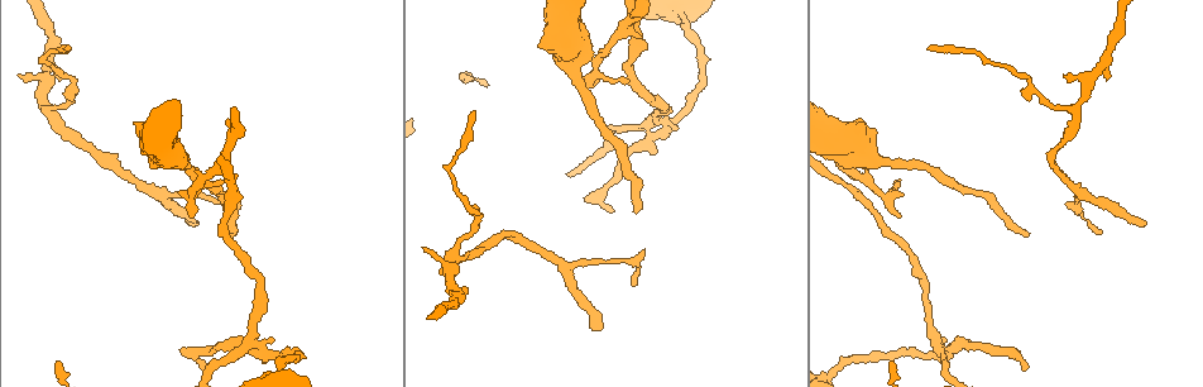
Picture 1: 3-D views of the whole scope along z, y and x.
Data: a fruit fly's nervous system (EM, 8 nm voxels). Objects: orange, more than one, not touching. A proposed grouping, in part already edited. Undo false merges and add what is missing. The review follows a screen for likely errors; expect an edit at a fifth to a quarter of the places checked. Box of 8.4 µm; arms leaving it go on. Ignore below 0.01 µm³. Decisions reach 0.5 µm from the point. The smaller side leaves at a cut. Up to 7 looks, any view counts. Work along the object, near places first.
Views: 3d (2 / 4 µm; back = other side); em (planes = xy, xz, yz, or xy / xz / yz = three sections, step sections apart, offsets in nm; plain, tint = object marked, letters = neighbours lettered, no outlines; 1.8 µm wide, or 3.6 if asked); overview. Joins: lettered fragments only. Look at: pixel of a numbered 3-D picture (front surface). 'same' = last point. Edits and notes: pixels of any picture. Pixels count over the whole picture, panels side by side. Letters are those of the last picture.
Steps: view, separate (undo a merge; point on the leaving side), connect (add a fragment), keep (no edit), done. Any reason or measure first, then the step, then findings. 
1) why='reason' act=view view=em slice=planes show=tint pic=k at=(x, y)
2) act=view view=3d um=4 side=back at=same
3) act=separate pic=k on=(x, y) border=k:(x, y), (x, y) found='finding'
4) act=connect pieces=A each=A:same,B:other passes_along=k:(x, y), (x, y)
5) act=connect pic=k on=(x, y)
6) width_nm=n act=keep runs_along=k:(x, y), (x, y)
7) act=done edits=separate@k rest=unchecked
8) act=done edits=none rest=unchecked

why='tapers out' act=view view=em slice=xy step=16 show=letters pic=1 at=(1028, 367)

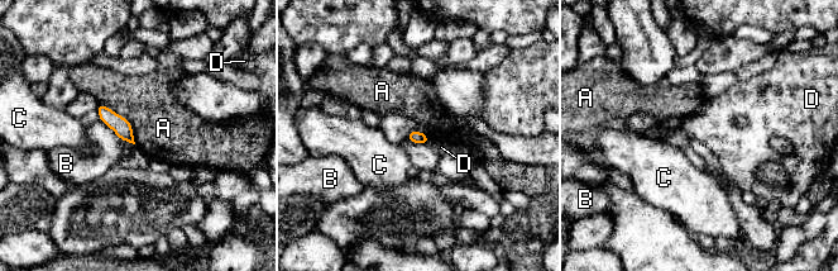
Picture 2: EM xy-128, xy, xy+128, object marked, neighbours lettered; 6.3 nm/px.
why='cut it another way' act=view view=em slice=planes show=letters at=same

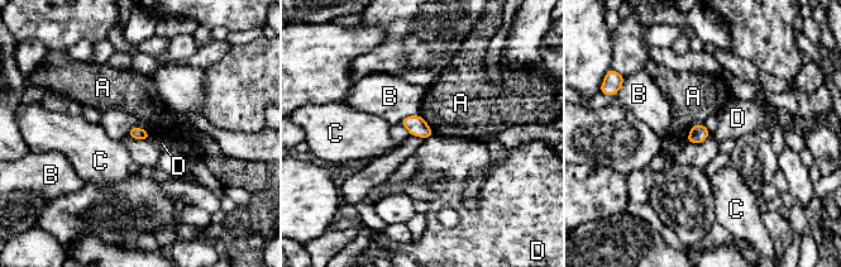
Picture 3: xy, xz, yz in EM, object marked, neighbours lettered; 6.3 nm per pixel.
act=keep each=A:other,B:other,C:other,D:other border=3:(147, 130), (148, 139) found='no lettered fragment goes on from it'

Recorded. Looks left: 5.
why='sharp bend' act=view view=3d um=4 pic=1 at=(667, 127)

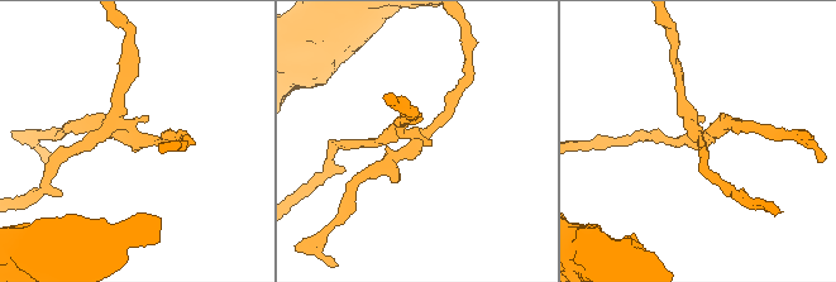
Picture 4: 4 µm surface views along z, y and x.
arms=4 act=view view=em slice=xz step=8 show=tint pic=4 at=(133, 137)

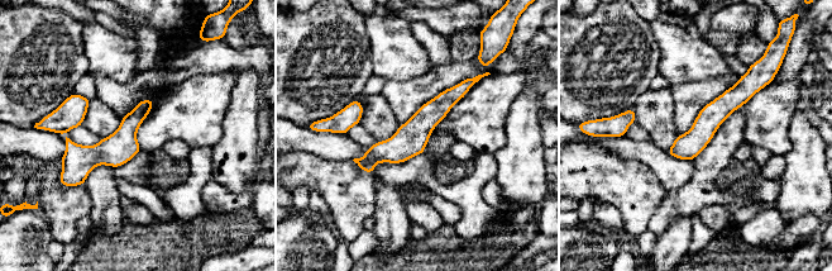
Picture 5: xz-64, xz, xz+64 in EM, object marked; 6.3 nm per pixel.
why='another direction' act=view view=em slice=planes show=letters at=same

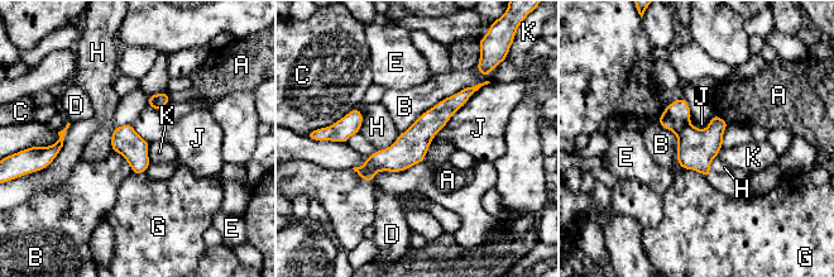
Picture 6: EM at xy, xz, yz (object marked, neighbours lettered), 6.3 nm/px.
width_nm=180 act=separate pic=6 on=(696, 148) each=A:other,B:other,C:other,D:other,E:other,G:other,H:other,J:other,K:other border=6:(688, 123), (675, 132) found='a second cell is stuck on'

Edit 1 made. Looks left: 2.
act=done edits=separate@6 rest=unchecked

